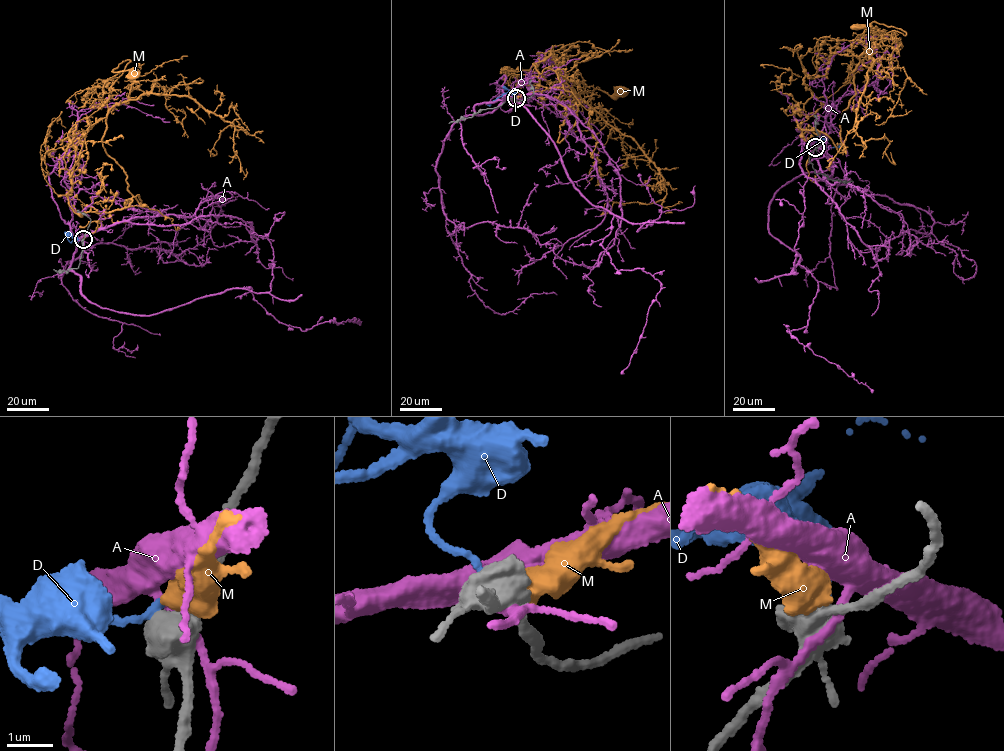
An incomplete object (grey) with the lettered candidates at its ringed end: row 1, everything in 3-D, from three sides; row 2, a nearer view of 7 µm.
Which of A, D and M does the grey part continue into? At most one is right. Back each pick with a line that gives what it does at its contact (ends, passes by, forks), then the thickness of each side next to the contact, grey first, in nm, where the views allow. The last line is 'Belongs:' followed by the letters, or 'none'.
Belongs: none

